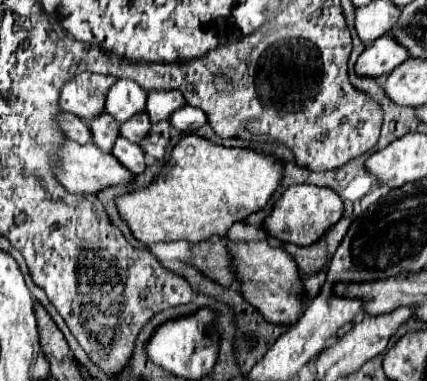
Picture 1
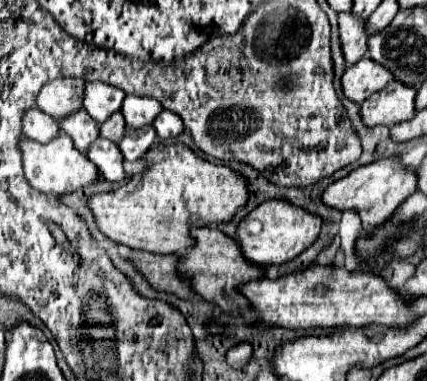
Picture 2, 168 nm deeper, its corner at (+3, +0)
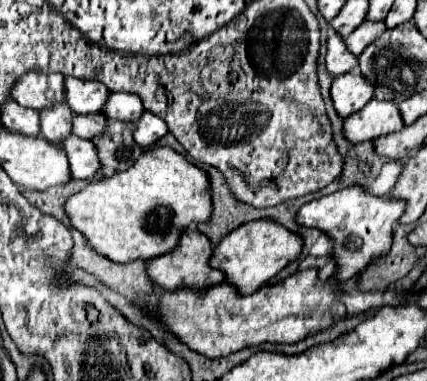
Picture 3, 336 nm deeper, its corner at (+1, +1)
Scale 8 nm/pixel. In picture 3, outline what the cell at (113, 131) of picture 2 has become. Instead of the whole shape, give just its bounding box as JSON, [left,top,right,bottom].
[73,114,107,138]

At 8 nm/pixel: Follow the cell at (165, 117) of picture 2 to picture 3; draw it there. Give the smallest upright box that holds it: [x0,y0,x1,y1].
[135,112,169,146]

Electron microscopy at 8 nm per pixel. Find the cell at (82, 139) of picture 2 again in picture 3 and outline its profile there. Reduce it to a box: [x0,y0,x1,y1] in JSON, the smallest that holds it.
[41,104,75,144]

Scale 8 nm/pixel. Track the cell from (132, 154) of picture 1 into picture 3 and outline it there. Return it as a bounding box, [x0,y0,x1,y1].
[61,136,101,178]

